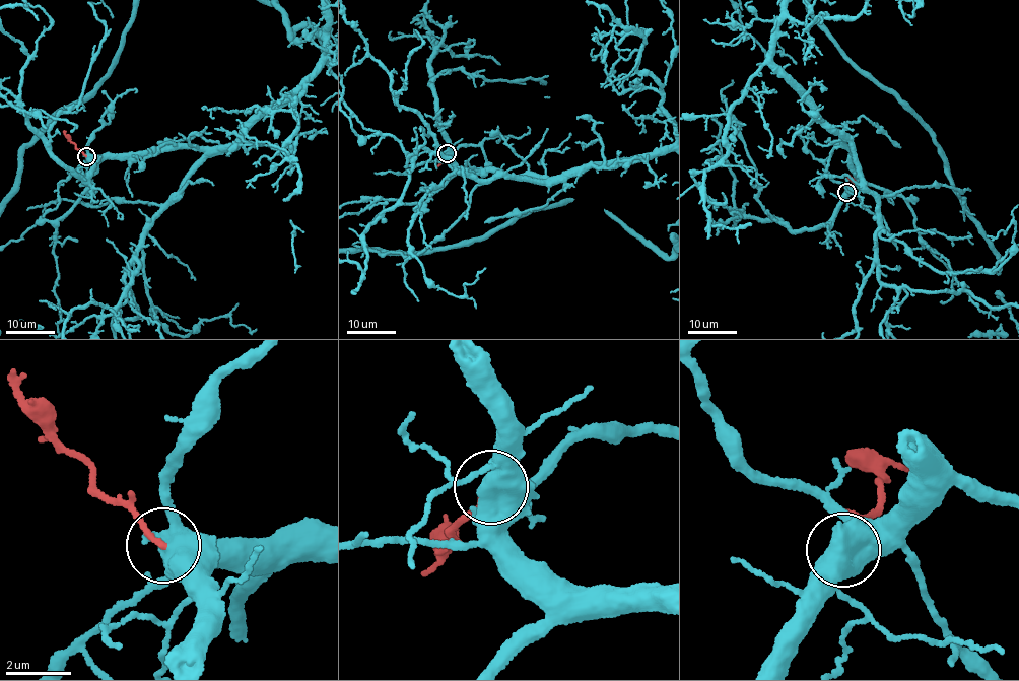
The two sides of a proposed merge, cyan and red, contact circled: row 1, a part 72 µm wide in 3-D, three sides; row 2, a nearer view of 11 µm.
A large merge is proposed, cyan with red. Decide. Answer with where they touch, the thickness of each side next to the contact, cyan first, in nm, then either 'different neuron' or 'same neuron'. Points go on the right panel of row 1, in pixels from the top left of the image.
(846, 192) | 480/160 nm | different neuron

